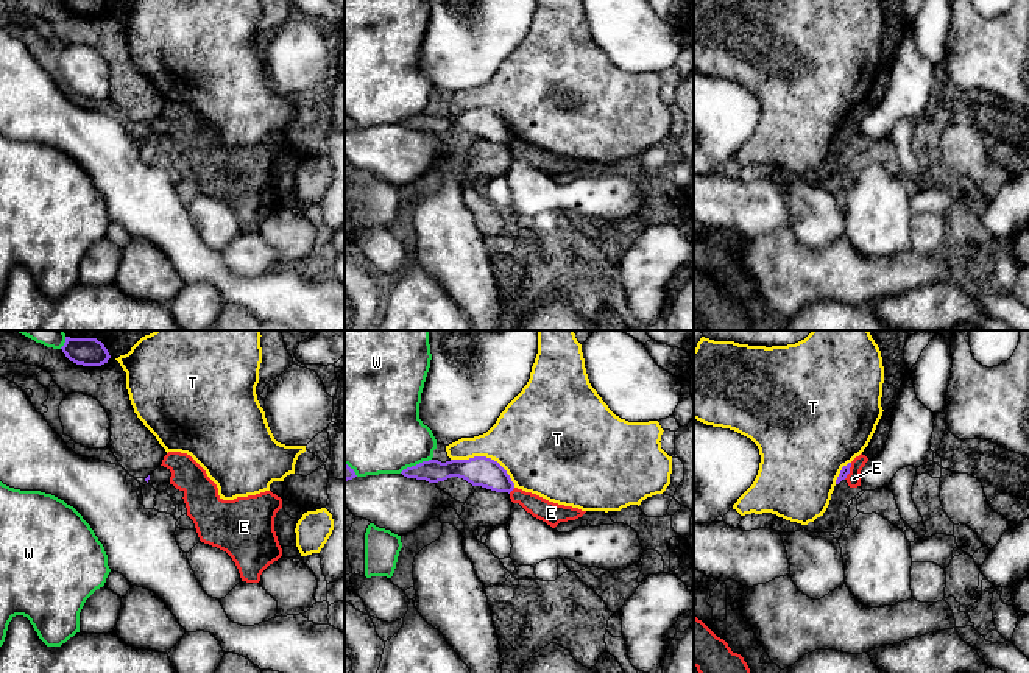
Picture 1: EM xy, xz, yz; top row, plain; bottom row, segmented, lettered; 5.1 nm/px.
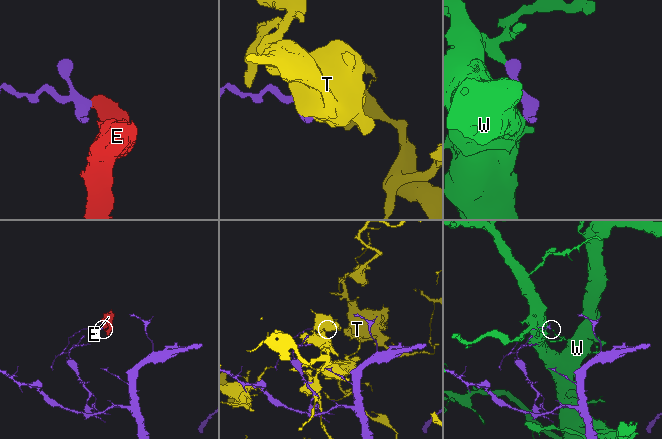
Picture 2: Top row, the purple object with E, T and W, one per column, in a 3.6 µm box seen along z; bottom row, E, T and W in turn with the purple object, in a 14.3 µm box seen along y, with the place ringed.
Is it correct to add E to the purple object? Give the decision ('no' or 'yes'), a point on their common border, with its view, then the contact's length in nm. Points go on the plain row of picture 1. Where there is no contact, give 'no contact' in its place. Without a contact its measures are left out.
no | yz (848, 122) | 100 nm

